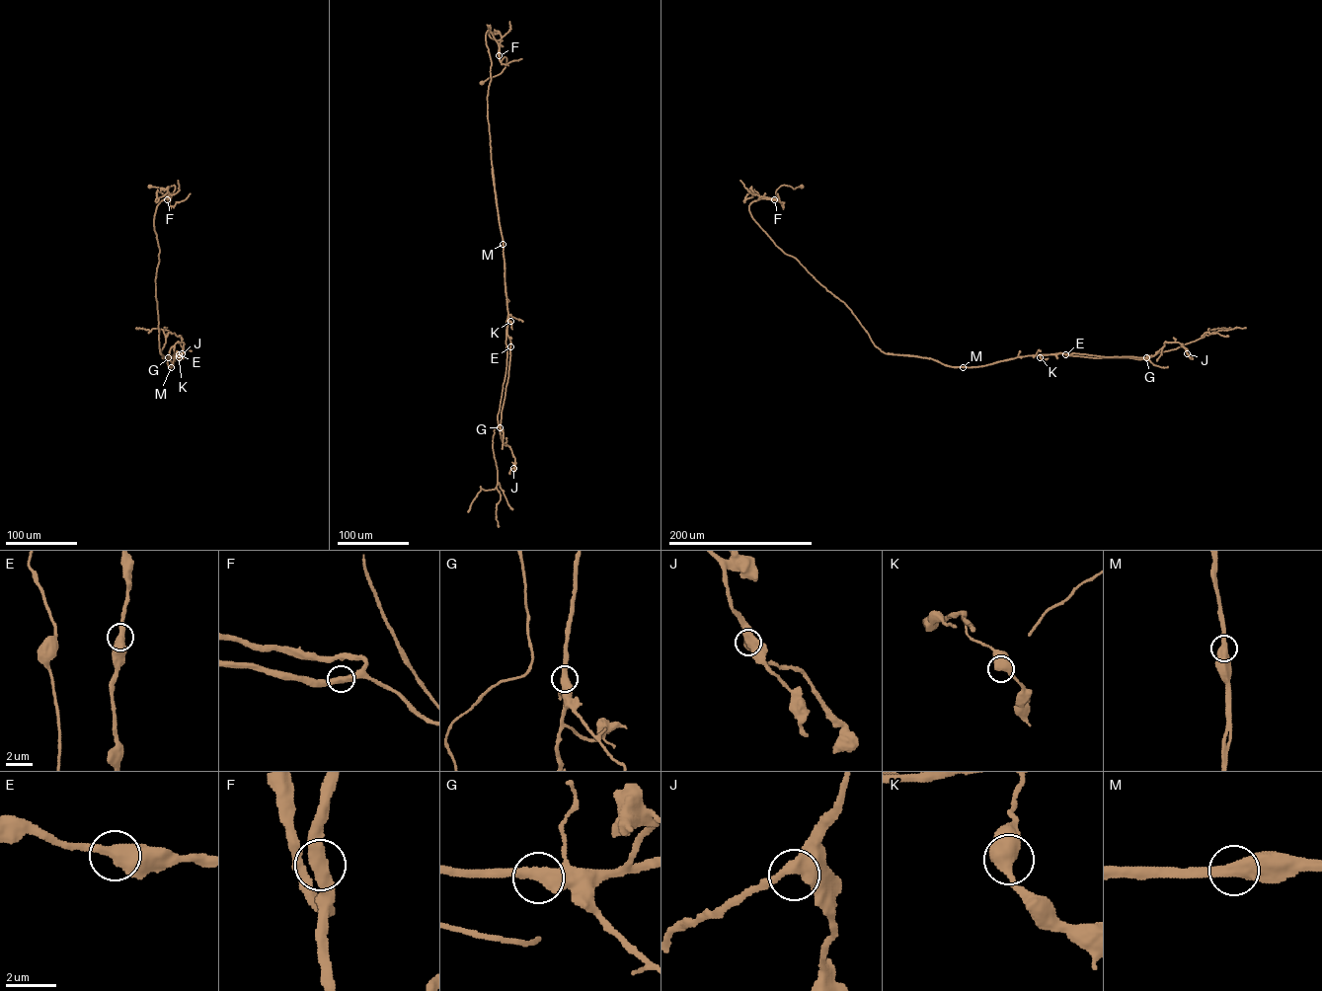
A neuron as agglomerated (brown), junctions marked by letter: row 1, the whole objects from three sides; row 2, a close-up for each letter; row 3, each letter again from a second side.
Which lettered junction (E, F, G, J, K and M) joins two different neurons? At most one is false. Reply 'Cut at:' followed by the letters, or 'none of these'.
Cut at: M

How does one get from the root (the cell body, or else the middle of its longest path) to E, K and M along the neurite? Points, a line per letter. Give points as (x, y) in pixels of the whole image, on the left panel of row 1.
E: (150, 186), (175, 186), (170, 201), (157, 206), (154, 226), (159, 351), (171, 367), (179, 354)
K: (150, 186), (175, 186), (170, 201), (157, 206), (154, 226), (159, 351), (170, 367), (179, 357)
M: (150, 186), (175, 186), (170, 201), (157, 206), (154, 219), (160, 251), (155, 279), (159, 348), (171, 367)

